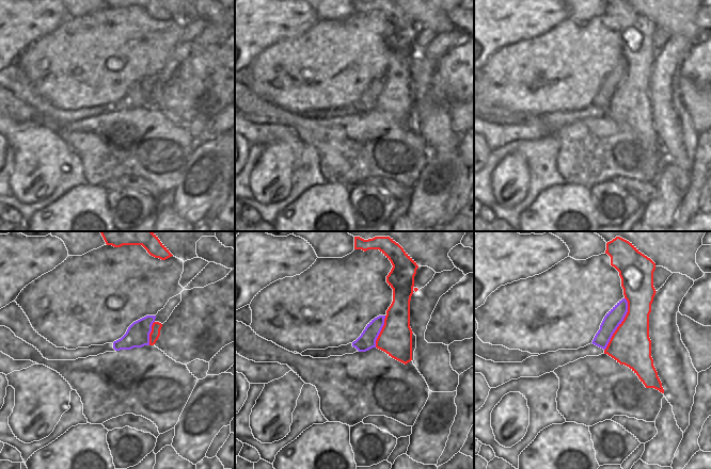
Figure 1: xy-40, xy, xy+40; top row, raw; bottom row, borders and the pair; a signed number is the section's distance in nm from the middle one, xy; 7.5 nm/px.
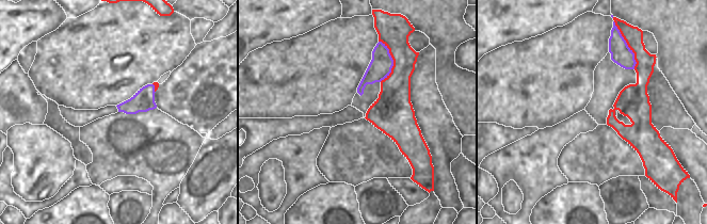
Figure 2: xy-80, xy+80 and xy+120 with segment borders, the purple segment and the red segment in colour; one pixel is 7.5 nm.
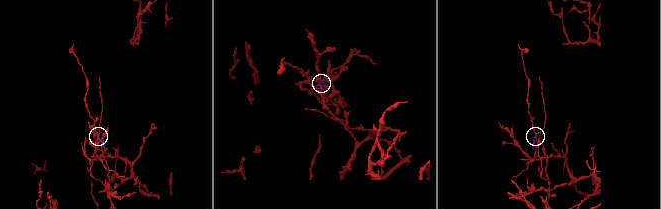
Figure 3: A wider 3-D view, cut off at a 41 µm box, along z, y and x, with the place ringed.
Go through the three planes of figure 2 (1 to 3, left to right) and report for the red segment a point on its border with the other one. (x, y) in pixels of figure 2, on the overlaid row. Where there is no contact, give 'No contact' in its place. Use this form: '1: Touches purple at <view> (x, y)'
1: Touches purple at xy-80 (154, 88)
2: Touches purple at xy+80 (392, 61)
3: Touches purple at xy+120 (627, 45)

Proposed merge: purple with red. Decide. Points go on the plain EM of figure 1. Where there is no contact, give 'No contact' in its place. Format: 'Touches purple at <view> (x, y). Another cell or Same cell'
Touches purple at xy+40 (620, 84). Another cell

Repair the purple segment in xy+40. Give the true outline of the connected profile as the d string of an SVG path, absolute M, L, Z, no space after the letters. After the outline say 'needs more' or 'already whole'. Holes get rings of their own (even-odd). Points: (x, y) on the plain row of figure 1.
M622 60L606 75L591 104L605 111L613 95L623 82L627 74L628 63L626 60Z | already whole

